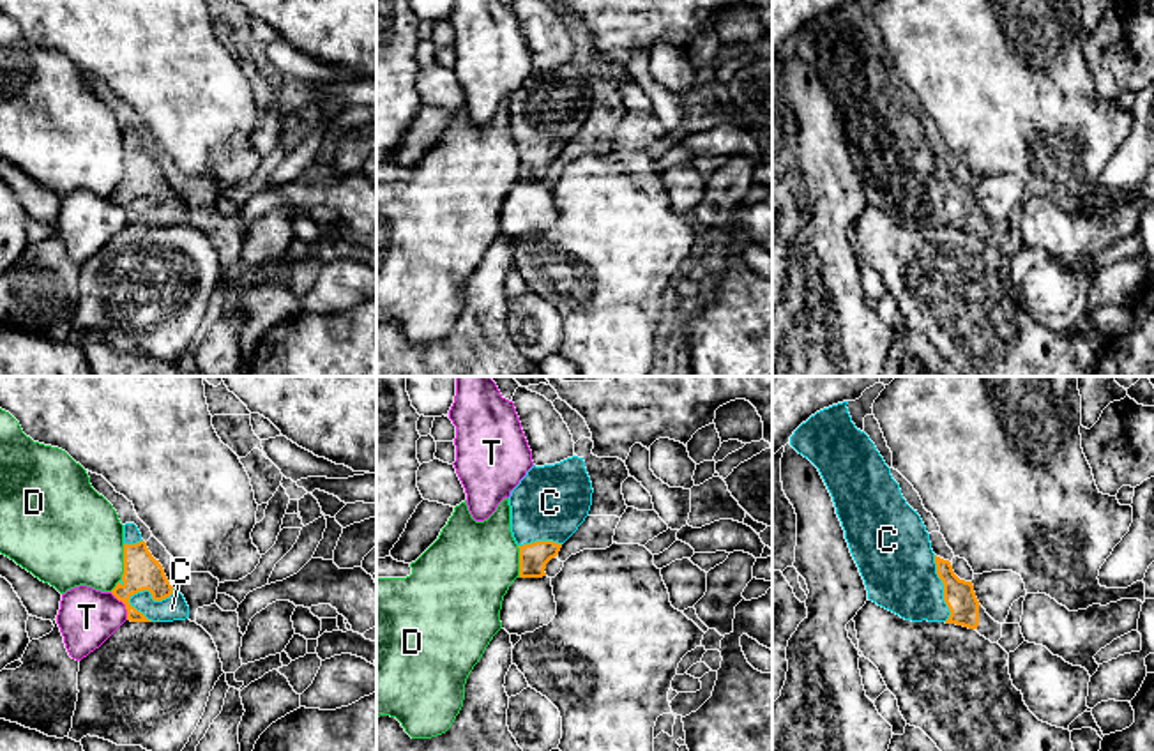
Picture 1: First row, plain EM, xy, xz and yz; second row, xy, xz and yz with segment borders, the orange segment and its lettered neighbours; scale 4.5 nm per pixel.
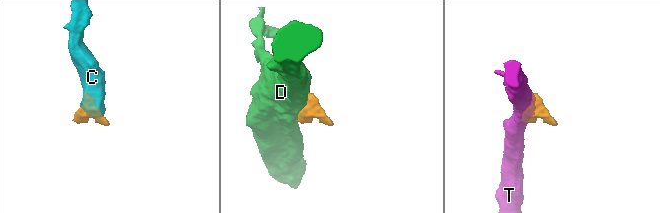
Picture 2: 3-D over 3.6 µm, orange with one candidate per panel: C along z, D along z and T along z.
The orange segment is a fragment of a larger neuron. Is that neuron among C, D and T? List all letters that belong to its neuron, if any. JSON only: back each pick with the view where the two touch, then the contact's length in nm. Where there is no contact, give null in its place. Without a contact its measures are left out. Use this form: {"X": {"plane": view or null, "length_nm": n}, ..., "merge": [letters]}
{"C": {"plane": "xy", "length_nm": 220}, "merge": ["C"]}

